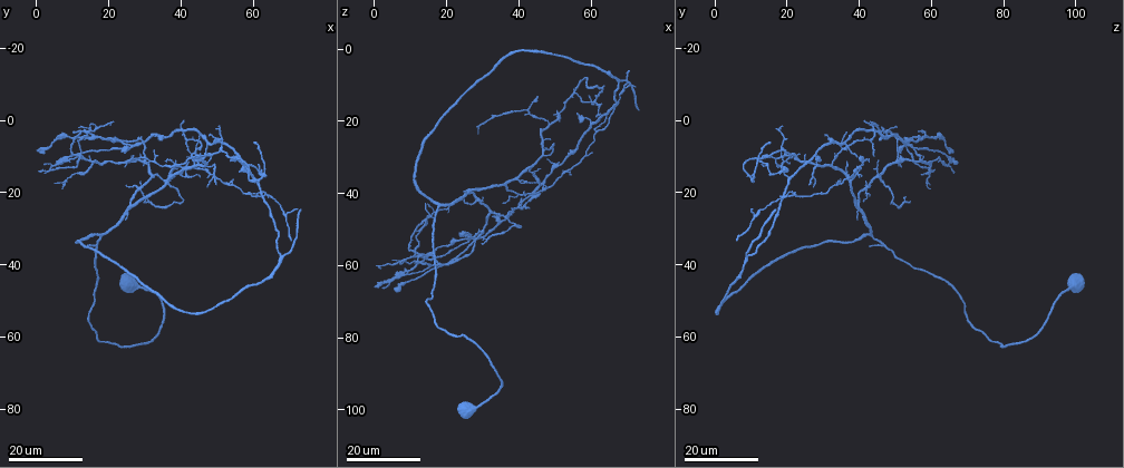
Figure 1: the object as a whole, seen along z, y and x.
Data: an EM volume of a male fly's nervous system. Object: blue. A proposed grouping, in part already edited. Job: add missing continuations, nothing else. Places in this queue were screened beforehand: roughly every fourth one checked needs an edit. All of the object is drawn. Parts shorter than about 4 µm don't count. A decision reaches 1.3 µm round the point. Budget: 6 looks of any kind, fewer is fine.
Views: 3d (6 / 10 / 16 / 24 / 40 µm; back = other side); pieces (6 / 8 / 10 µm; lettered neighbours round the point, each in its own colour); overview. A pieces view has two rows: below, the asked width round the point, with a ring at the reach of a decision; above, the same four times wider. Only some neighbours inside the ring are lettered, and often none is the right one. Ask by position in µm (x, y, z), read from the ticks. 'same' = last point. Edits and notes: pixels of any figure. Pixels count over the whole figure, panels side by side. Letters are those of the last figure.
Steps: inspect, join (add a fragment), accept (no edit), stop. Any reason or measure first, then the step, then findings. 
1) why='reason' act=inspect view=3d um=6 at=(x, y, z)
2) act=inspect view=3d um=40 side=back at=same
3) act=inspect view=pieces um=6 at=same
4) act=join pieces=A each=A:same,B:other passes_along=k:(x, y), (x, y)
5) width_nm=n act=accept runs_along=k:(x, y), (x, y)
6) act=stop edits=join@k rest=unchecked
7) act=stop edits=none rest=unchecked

why='free end' act=inspect view=3d um=24 at=(73.5, 24.5, 16.5)

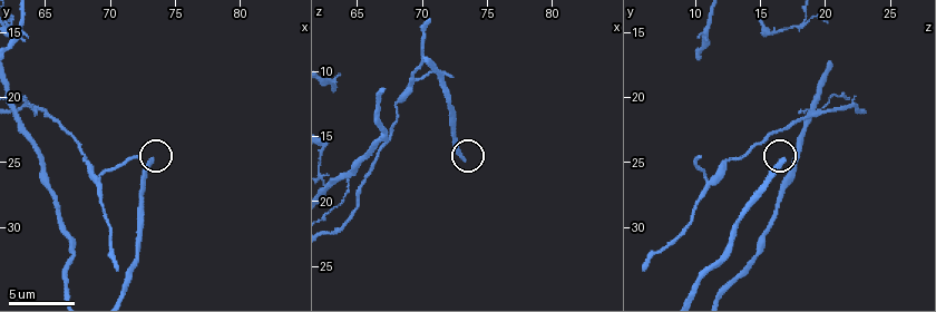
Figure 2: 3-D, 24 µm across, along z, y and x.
why='what lies round it' act=inspect view=pieces um=6 at=(73.0, 24.8, 16.8)

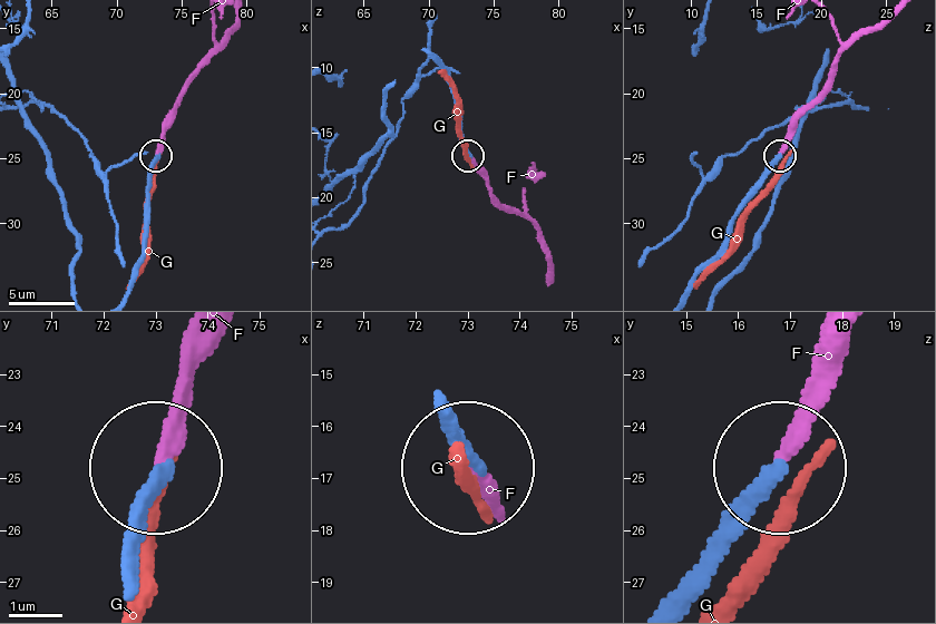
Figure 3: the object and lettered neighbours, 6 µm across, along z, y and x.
width_nm=240 act=join pieces=F each=F:same,G:other passes_along=3:(127, 536), (167, 451), (185, 337) found='it goes on there'

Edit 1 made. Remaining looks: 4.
why='an open end' act=inspect view=3d um=16 at=(43.5, 10.5, 44.0)

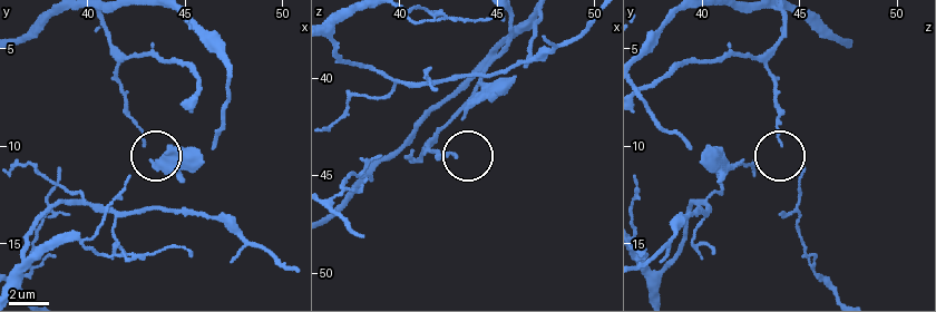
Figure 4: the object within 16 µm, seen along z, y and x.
why='what lies round it' act=inspect view=pieces um=8 at=(43.0, 9.8, 44.1)

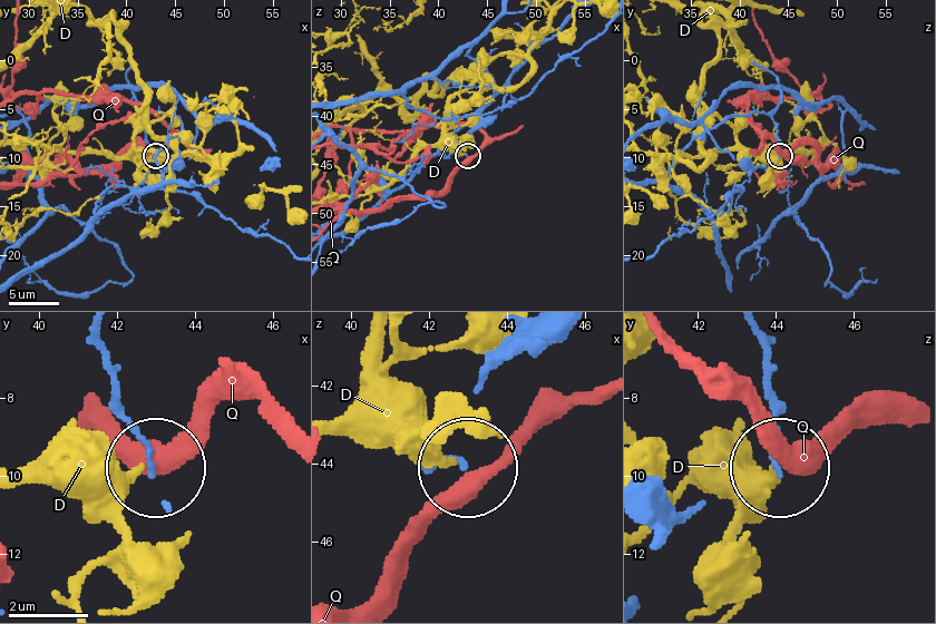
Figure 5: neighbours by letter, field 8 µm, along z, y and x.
act=accept each=D:other,Q:other runs_along=5:(99, 335), (119, 415), (153, 461) found='no lettered fragment goes on from it'

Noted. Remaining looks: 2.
why='end of a long branch' act=inspect view=3d um=16 at=(61.0, 5.5, 15.0)

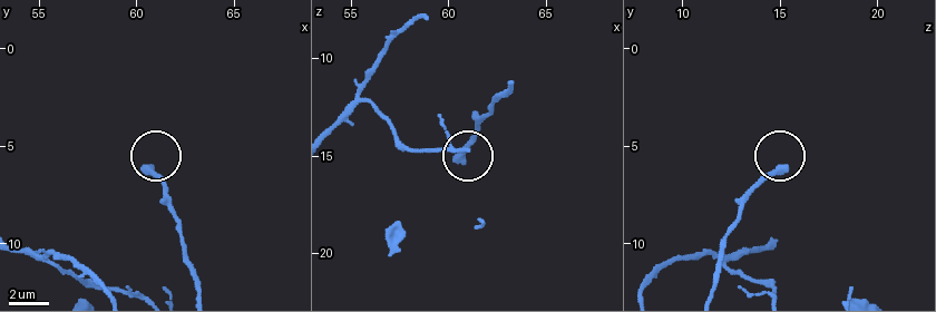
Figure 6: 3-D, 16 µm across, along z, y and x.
act=inspect view=pieces um=10 at=(60.6, 6.1, 15.4)

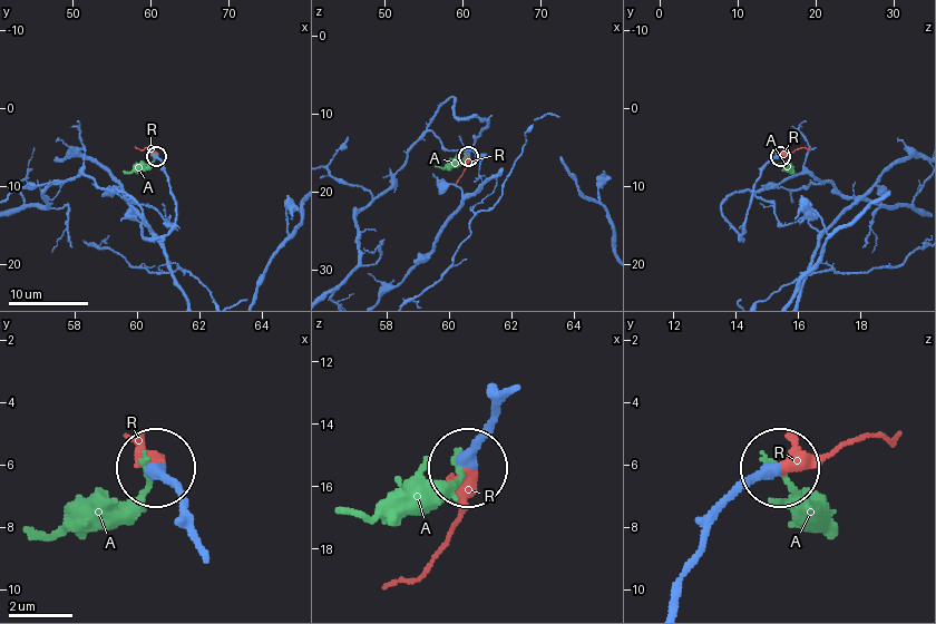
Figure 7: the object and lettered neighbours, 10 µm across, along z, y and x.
act=join pieces=R each=A:other,R:same passes_along=7:(509, 390), (440, 551), (413, 579), (384, 587) found='the cell continues'

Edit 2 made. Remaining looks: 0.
act=stop edits=join@3,join@7 rest=unchecked

